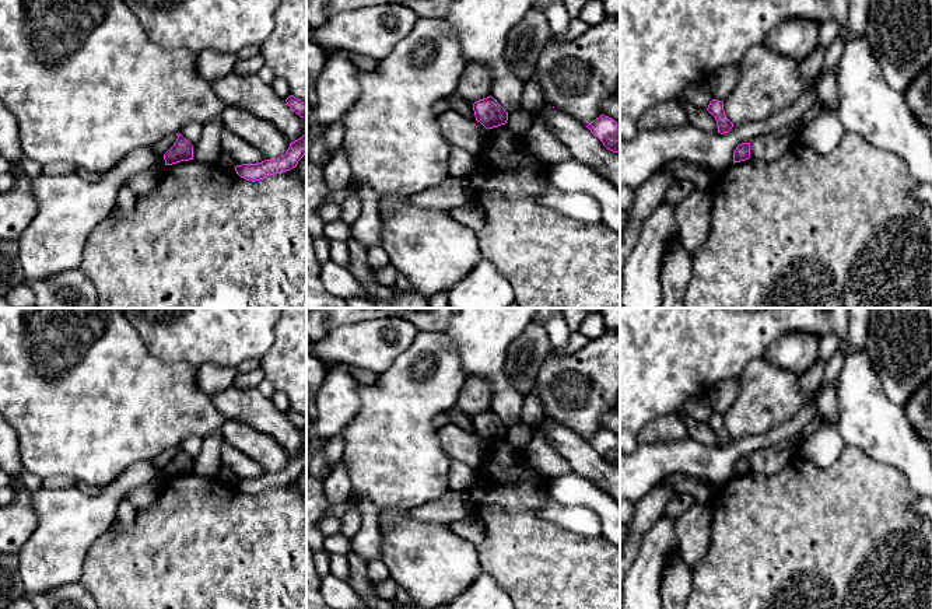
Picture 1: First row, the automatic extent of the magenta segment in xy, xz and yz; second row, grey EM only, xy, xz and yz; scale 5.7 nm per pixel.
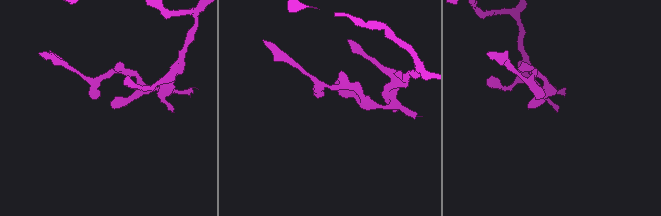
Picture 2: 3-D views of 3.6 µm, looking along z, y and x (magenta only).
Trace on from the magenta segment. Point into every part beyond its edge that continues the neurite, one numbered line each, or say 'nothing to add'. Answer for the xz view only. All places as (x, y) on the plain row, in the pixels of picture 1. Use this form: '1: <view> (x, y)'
nothing to add

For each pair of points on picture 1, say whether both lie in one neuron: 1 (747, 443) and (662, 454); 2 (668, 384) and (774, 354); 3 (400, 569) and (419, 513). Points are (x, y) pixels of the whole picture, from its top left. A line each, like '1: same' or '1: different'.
1: same
2: different
3: different

